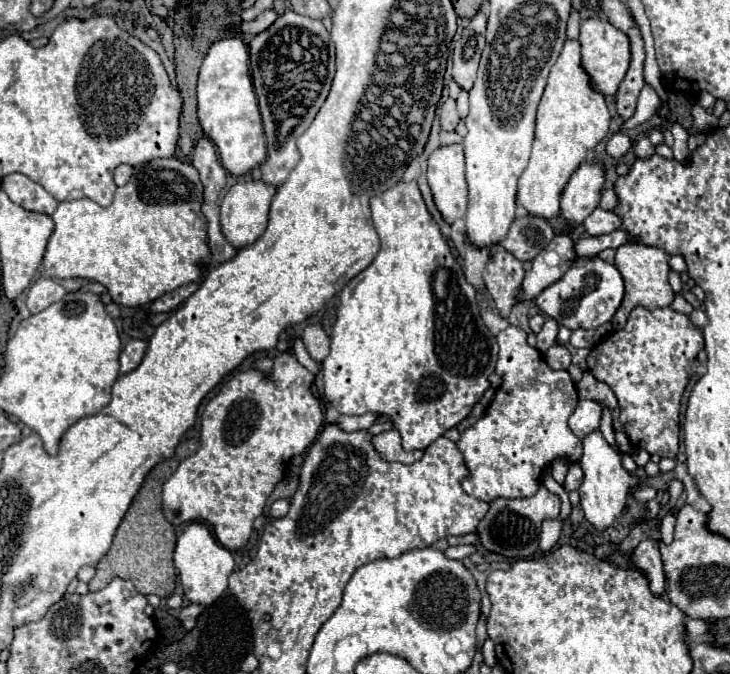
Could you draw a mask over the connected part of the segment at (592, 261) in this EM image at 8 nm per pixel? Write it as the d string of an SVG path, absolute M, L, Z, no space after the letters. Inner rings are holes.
M578 257L564 277L546 287L538 297L536 305L548 317L554 317L568 329L596 329L608 323L624 297L624 281L618 269L600 257Z

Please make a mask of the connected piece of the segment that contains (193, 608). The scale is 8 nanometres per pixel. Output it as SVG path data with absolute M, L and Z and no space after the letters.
M190 603L188 607L184 607L180 611L180 621L182 621L182 627L186 627L186 631L190 631L196 623L196 617L202 613L202 607L196 605L196 603Z

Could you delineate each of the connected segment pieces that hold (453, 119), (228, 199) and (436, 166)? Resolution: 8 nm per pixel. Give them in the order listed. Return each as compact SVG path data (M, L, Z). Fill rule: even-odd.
M446 99L444 103L440 103L438 113L440 113L440 123L442 123L444 131L454 131L456 125L460 123L460 115L456 111L456 101L454 99Z
M246 181L246 183L236 183L230 187L230 191L224 195L222 205L220 205L220 227L224 237L236 247L244 249L252 245L266 229L268 225L268 209L270 201L276 193L276 187L264 185L262 181Z
M462 145L436 149L428 159L428 185L442 219L452 225L466 215L466 179Z

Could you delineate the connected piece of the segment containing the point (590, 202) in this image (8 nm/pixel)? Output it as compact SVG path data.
M584 161L572 173L560 199L562 219L568 223L568 227L582 223L598 207L604 179L604 165L598 161Z

